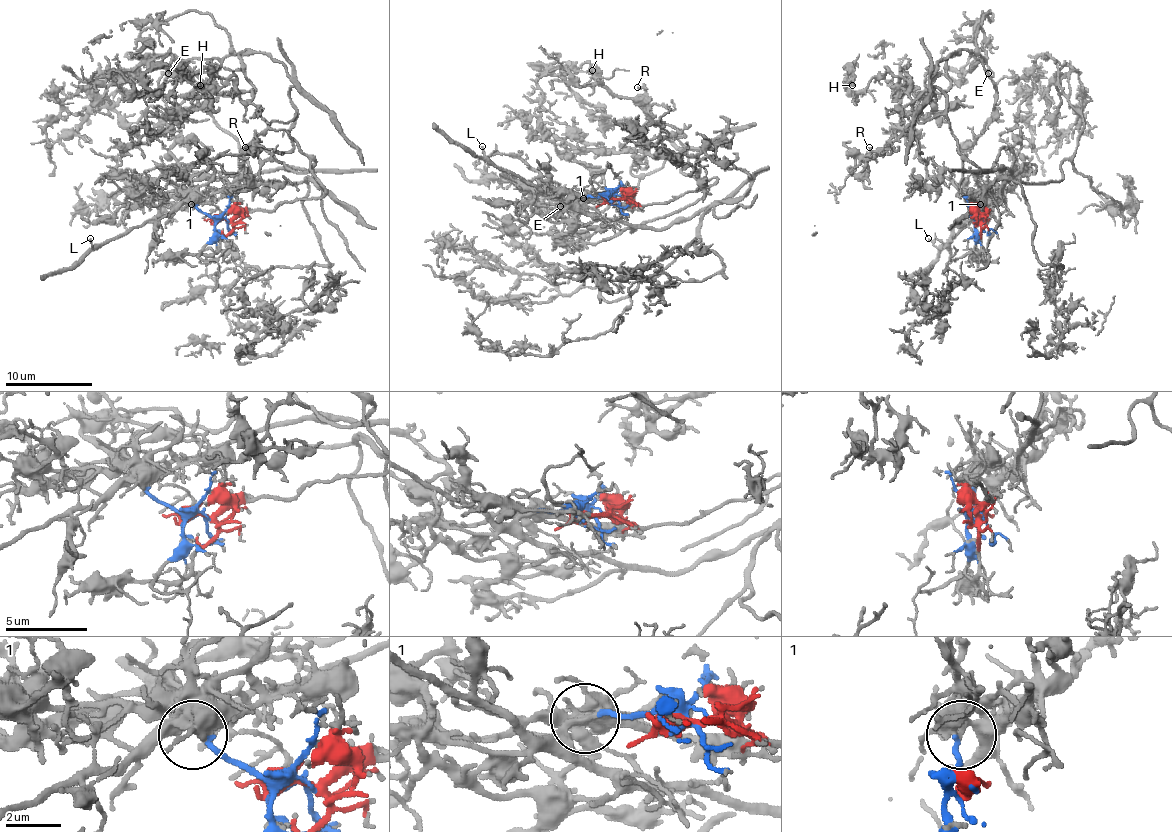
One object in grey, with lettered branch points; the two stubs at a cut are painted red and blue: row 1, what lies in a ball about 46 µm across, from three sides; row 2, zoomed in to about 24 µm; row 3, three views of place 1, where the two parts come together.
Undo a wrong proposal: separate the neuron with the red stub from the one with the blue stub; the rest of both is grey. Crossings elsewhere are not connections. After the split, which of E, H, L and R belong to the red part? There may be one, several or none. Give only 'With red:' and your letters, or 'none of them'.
With red: E, H, R

